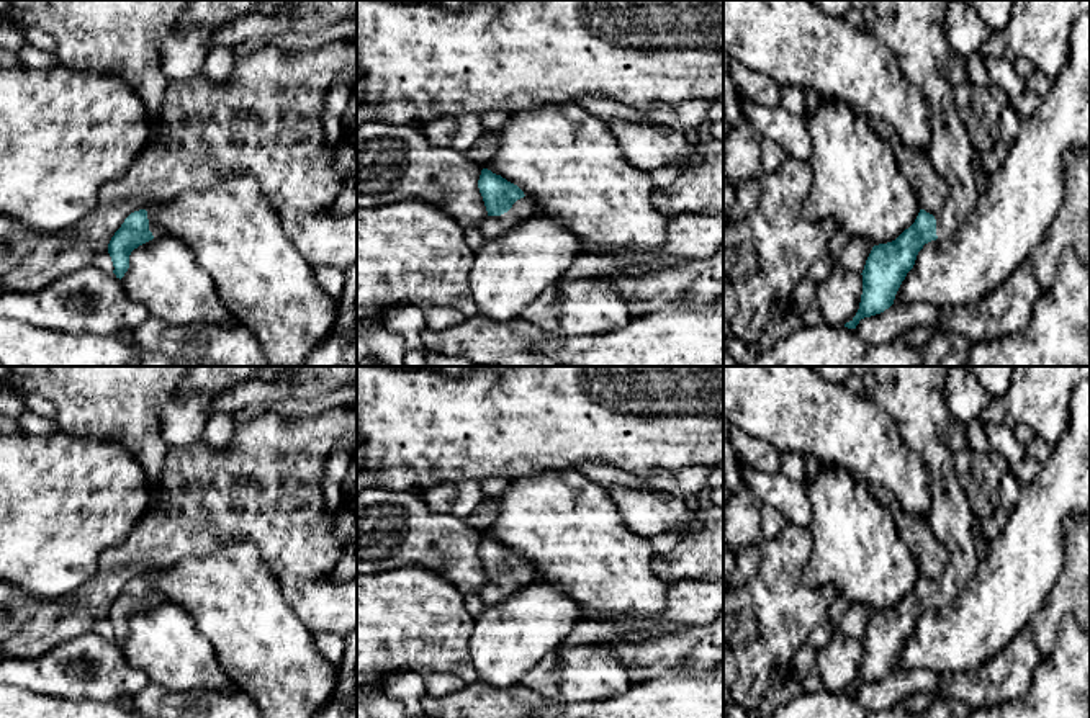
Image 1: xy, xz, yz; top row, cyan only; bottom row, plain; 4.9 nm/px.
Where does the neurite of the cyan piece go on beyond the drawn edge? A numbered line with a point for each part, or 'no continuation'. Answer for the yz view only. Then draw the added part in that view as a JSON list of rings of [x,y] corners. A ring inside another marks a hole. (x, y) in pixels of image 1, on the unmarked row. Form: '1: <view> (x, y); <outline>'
1: yz (914, 396); [[[869,366],[876,375],[872,399],[895,422],[905,445],[917,451],[928,473],[931,507],[926,518],[948,548],[948,564],[935,582],[938,605],[951,604],[971,582],[980,563],[975,522],[954,469],[951,414],[944,381],[951,366]]]

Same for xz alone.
1: xz (493, 592); [[[527,564],[517,566],[512,574],[501,582],[488,582],[481,590],[481,600],[484,607],[493,607],[507,597],[511,597],[517,589],[525,587],[534,582],[535,571]]]

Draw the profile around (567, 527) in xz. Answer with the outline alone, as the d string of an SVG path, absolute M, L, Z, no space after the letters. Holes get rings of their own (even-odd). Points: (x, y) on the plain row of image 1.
M576 468L547 469L511 479L498 497L498 515L483 535L517 551L543 579L592 612L655 618L668 604L671 584L651 568L650 540L632 532L606 486Z

